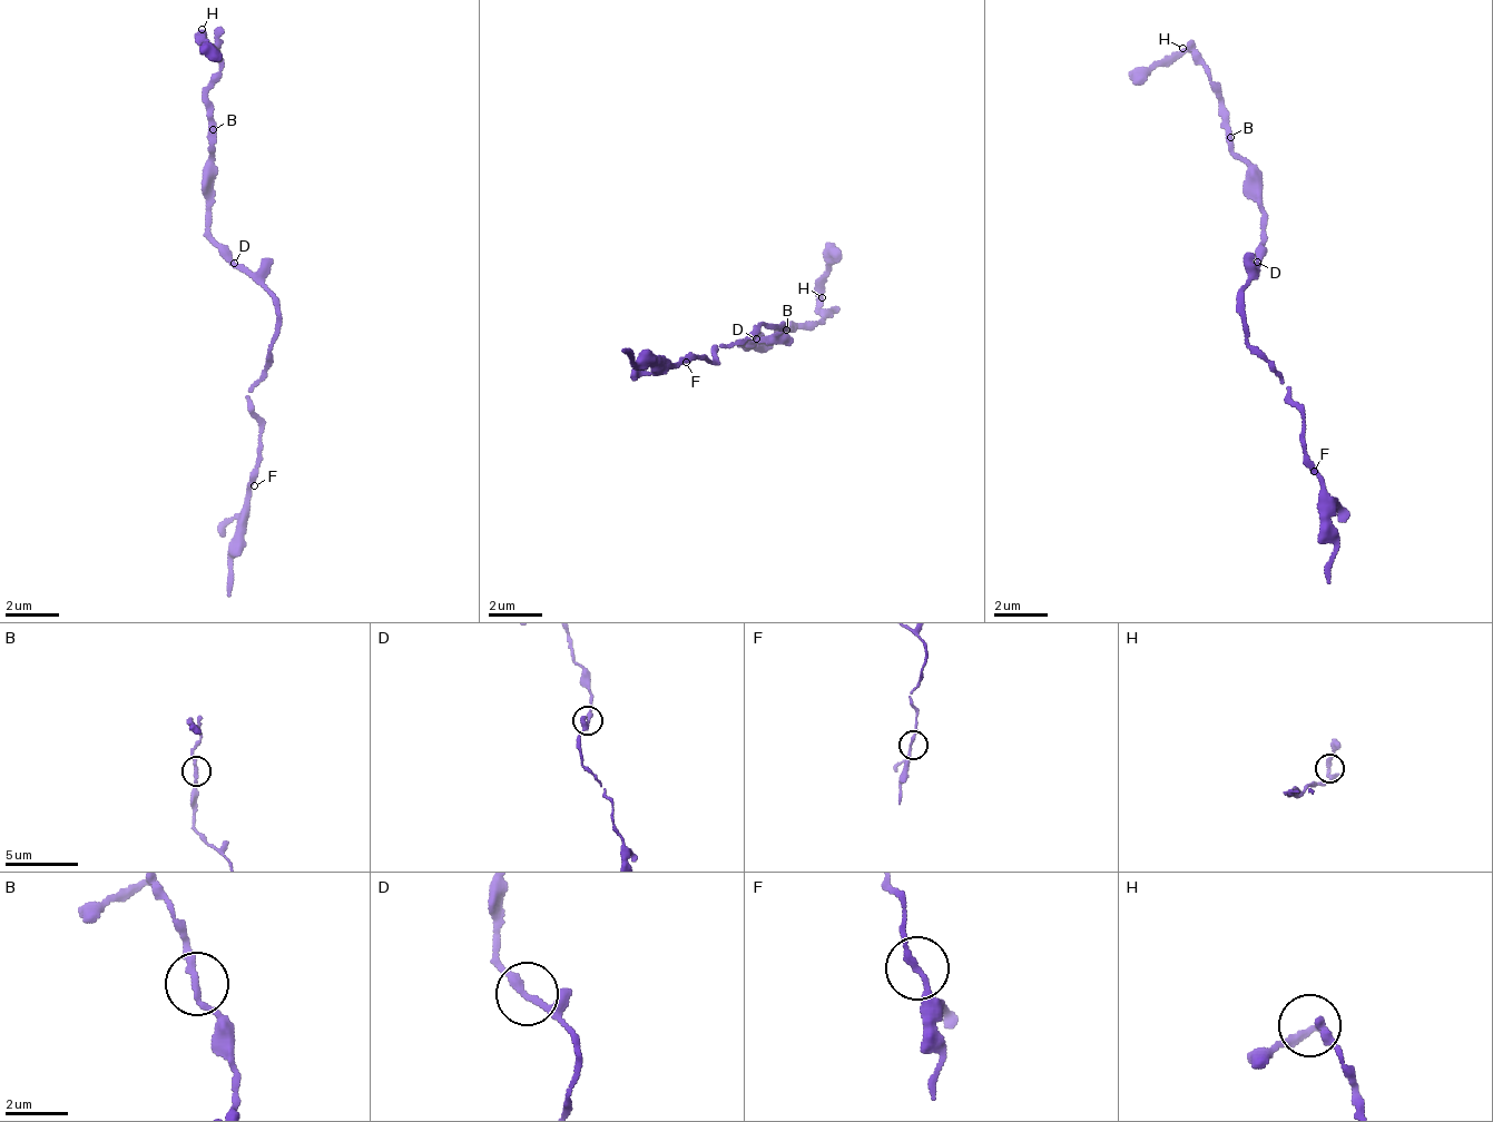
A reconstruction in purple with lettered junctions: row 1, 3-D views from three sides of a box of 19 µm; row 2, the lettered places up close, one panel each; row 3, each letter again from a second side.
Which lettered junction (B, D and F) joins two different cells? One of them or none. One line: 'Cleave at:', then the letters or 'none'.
Cleave at: none

